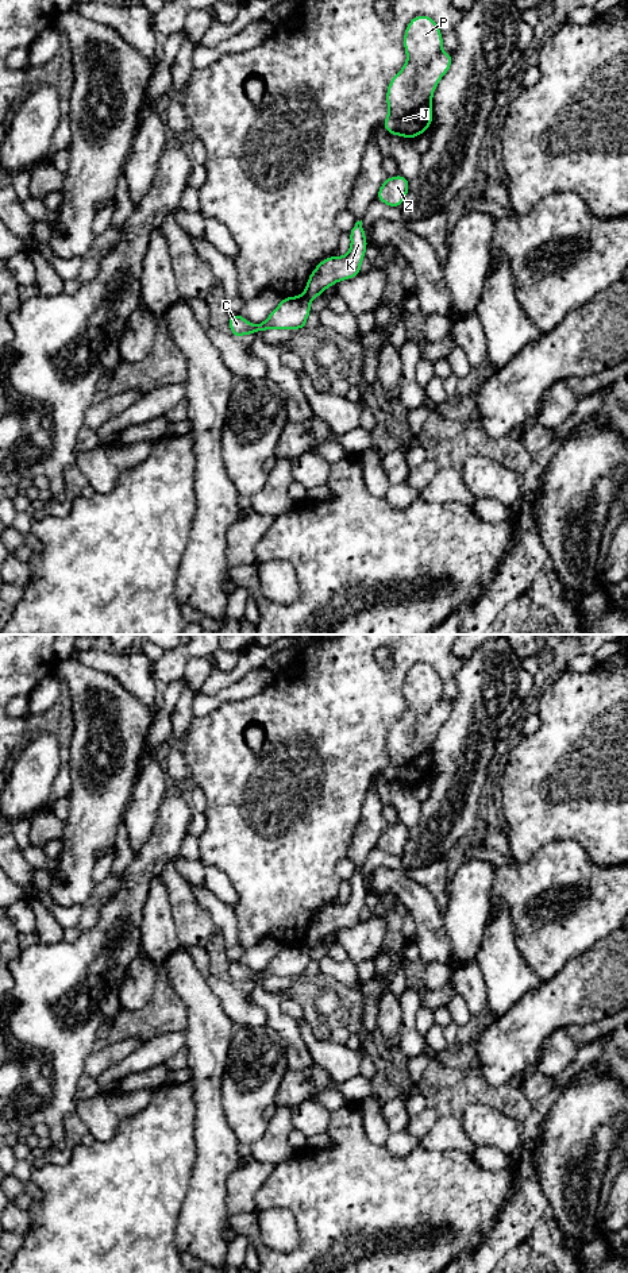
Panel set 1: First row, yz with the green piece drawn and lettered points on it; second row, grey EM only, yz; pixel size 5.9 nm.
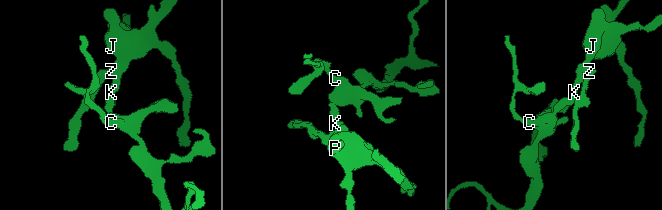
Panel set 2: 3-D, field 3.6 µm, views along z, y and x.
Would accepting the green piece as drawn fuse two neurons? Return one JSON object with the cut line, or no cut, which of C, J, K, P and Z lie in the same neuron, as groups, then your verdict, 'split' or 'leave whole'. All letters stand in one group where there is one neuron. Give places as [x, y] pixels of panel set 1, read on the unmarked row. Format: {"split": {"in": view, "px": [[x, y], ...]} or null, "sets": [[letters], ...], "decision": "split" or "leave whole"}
{"split": {"in": "yz", "px": [[303, 942], [309, 949]]}, "sets": [["C"], ["J", "K", "P", "Z"]], "decision": "split"}

